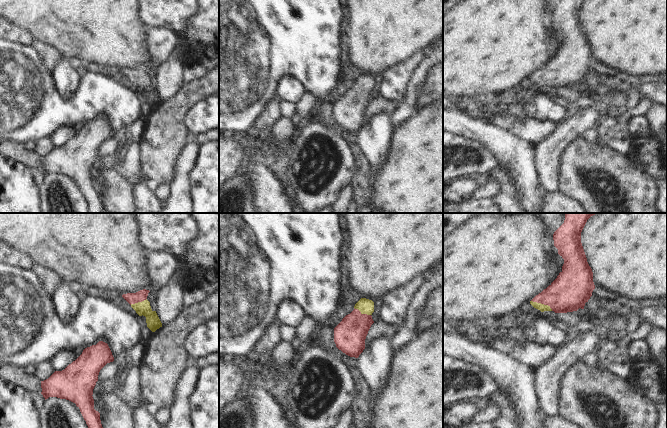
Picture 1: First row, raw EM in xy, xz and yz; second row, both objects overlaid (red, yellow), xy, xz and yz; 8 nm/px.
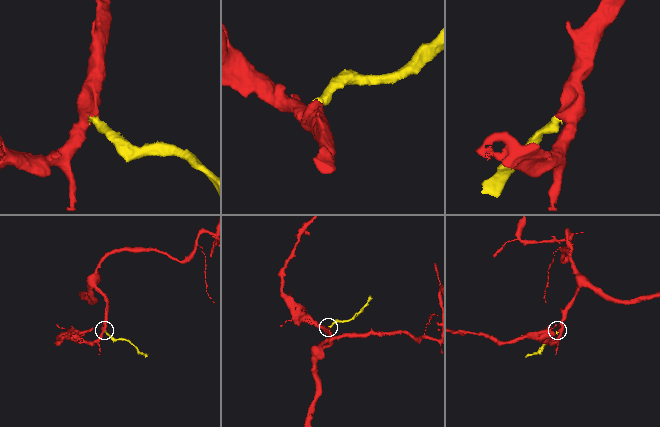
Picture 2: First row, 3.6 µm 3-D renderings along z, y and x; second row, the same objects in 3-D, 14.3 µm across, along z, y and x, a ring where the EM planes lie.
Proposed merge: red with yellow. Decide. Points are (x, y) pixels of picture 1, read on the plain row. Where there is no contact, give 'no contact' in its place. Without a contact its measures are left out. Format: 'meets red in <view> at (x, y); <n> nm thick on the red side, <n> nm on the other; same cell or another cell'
meets red in yz at (542, 79); 300 nm thick on the red side, 60 nm on the other; same cell

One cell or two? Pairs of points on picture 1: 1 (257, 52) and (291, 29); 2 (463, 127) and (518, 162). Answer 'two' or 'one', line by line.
1: one
2: one

